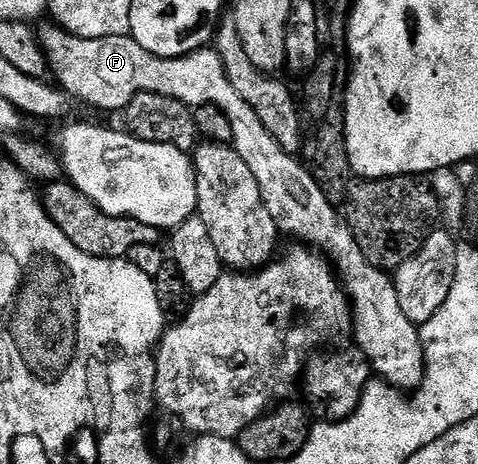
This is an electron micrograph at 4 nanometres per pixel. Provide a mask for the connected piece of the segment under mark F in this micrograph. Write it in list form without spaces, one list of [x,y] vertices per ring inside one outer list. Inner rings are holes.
[[[49,22],[37,33],[38,41],[42,43],[42,49],[46,55],[46,62],[49,69],[54,72],[53,79],[57,87],[63,92],[67,92],[75,101],[83,100],[86,104],[91,104],[94,108],[99,108],[102,112],[121,113],[141,92],[148,94],[160,94],[164,98],[174,98],[176,102],[189,104],[191,109],[199,108],[205,104],[216,106],[232,122],[232,146],[248,162],[248,170],[252,170],[252,178],[260,186],[260,194],[264,198],[264,206],[268,214],[276,222],[279,233],[295,236],[295,241],[317,250],[323,257],[329,259],[333,271],[336,273],[341,285],[346,289],[346,295],[350,298],[350,307],[354,314],[354,330],[352,333],[353,343],[366,356],[373,375],[386,381],[393,388],[402,390],[413,390],[421,384],[426,376],[426,355],[422,349],[422,339],[418,333],[419,325],[413,324],[404,314],[404,309],[400,306],[400,298],[396,298],[396,286],[393,279],[383,269],[372,266],[368,258],[360,250],[356,238],[352,234],[350,225],[340,215],[339,209],[328,202],[324,196],[324,191],[314,180],[311,169],[305,164],[302,165],[298,158],[291,153],[283,150],[276,142],[268,130],[264,130],[264,122],[256,118],[256,110],[236,94],[232,82],[228,82],[228,74],[222,59],[218,57],[217,51],[213,47],[201,48],[199,52],[190,52],[187,56],[180,58],[160,58],[144,46],[140,46],[134,37],[127,34],[125,36],[109,36],[108,38],[80,38],[67,32],[65,28],[57,23]]]

